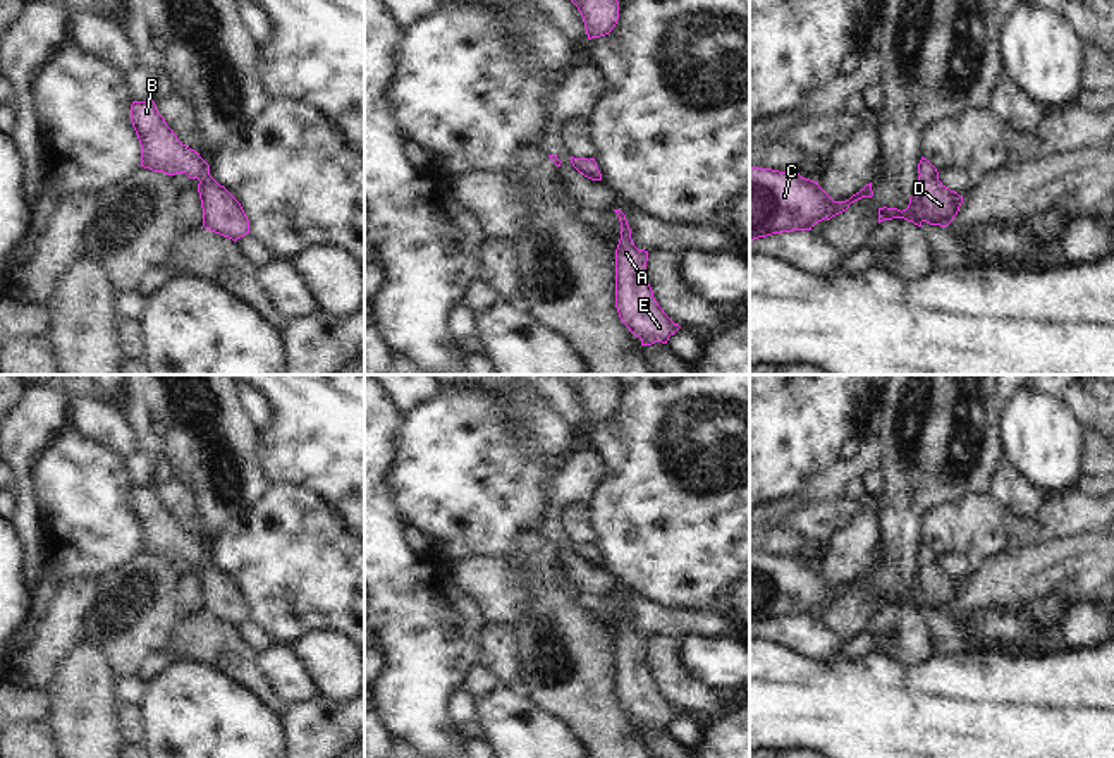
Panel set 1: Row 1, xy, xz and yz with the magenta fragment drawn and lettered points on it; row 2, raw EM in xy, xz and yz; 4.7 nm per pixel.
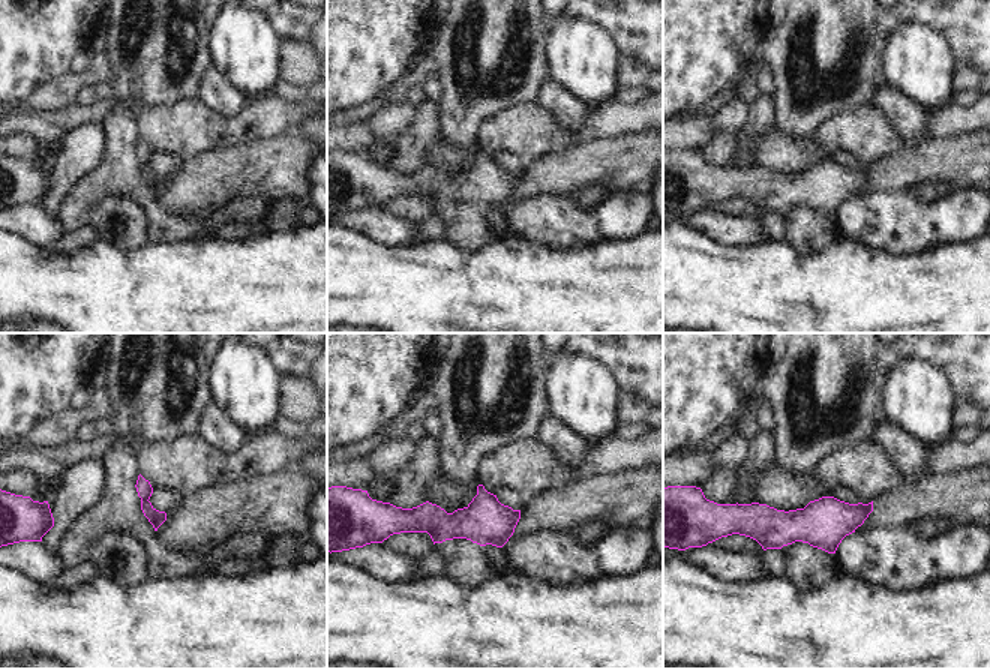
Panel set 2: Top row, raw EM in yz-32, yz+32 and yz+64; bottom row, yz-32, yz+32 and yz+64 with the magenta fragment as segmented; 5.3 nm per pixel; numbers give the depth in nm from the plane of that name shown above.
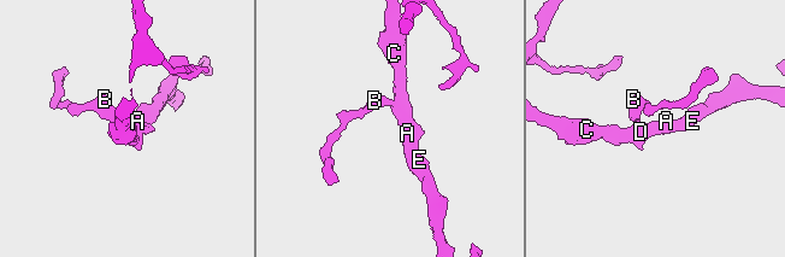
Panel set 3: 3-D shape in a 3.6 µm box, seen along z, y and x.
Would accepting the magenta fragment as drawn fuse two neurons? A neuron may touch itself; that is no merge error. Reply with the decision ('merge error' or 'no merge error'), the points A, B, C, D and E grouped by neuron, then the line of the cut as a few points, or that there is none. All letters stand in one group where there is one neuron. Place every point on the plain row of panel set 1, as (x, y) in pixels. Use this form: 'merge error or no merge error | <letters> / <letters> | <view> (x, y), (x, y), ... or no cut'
no merge error | A B C D E | no cut

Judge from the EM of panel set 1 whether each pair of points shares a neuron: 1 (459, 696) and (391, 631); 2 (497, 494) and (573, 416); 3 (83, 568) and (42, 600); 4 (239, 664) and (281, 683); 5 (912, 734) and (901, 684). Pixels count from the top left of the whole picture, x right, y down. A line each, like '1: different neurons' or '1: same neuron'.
1: different neurons
2: different neurons
3: different neurons
4: different neurons
5: same neuron

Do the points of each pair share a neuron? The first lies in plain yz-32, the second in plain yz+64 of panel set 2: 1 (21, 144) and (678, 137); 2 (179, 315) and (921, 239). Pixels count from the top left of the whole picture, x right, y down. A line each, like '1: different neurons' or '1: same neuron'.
1: same neuron
2: different neurons

